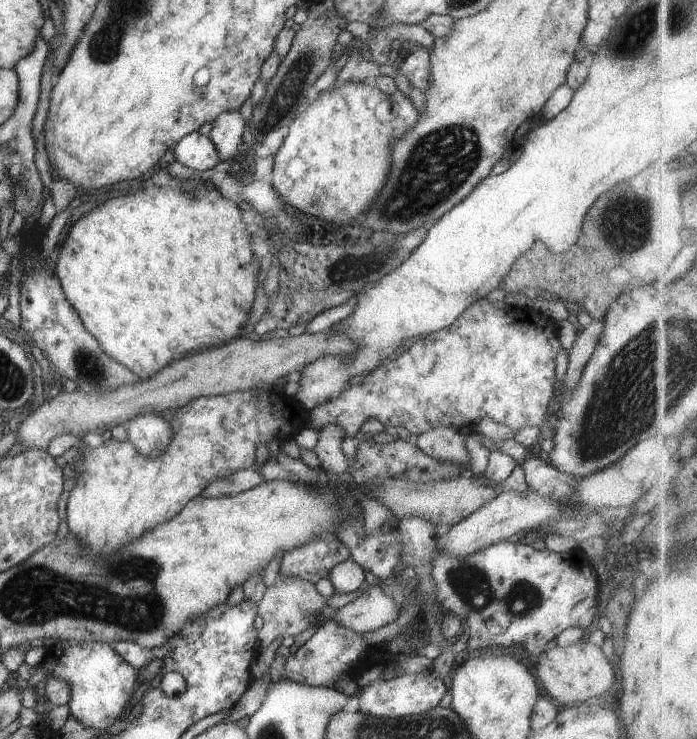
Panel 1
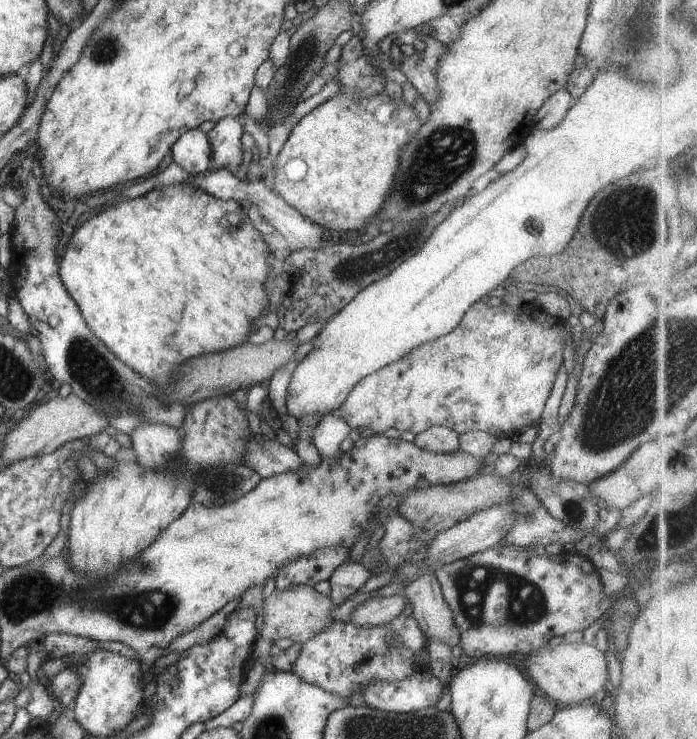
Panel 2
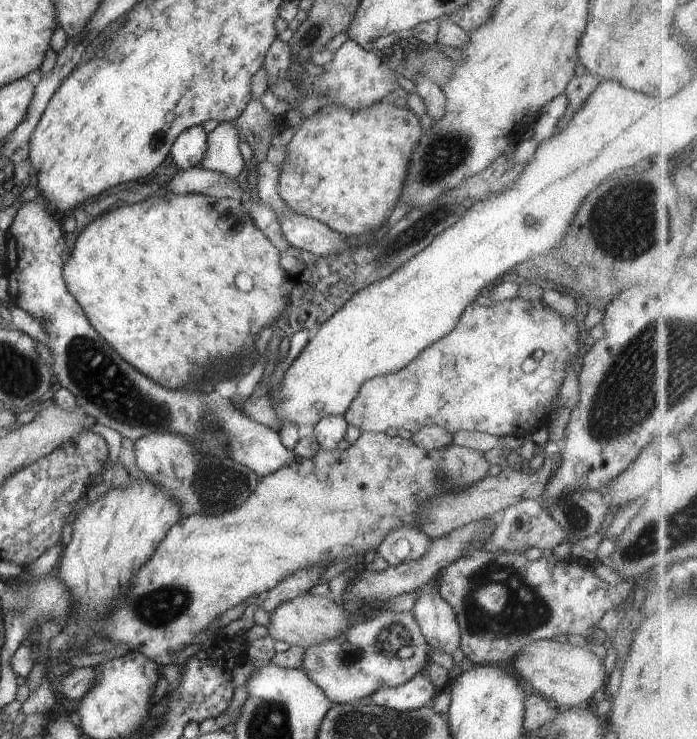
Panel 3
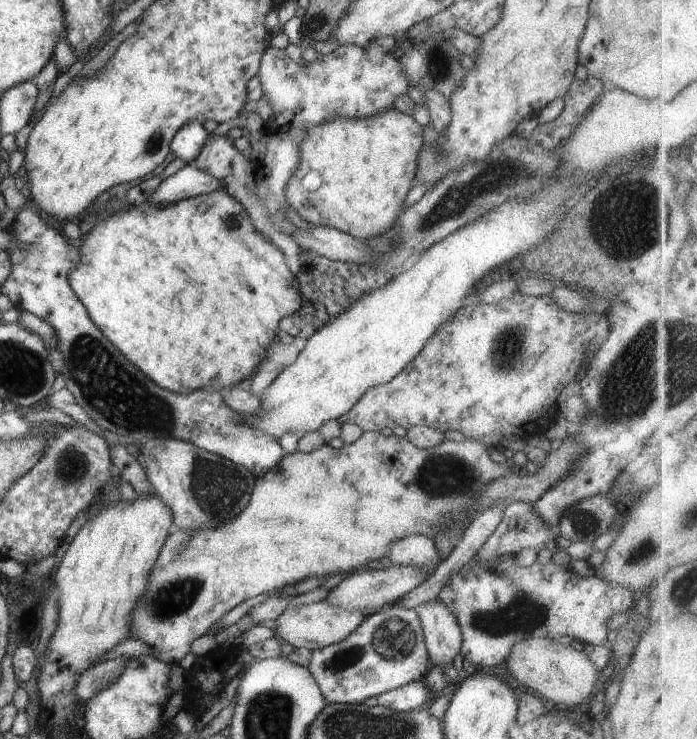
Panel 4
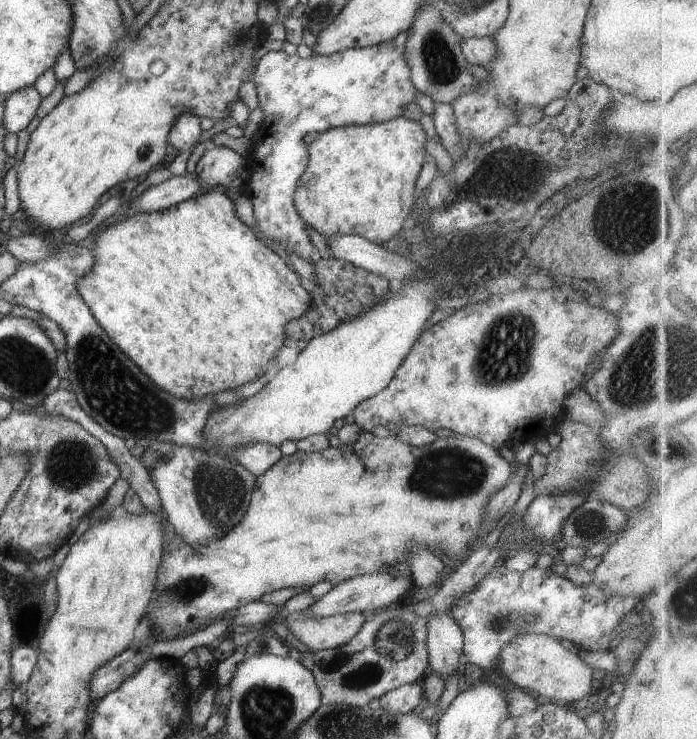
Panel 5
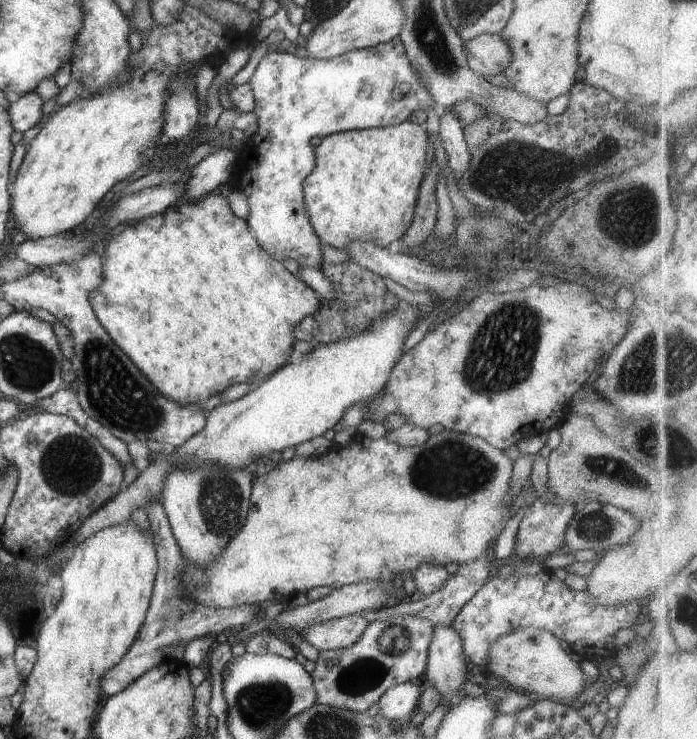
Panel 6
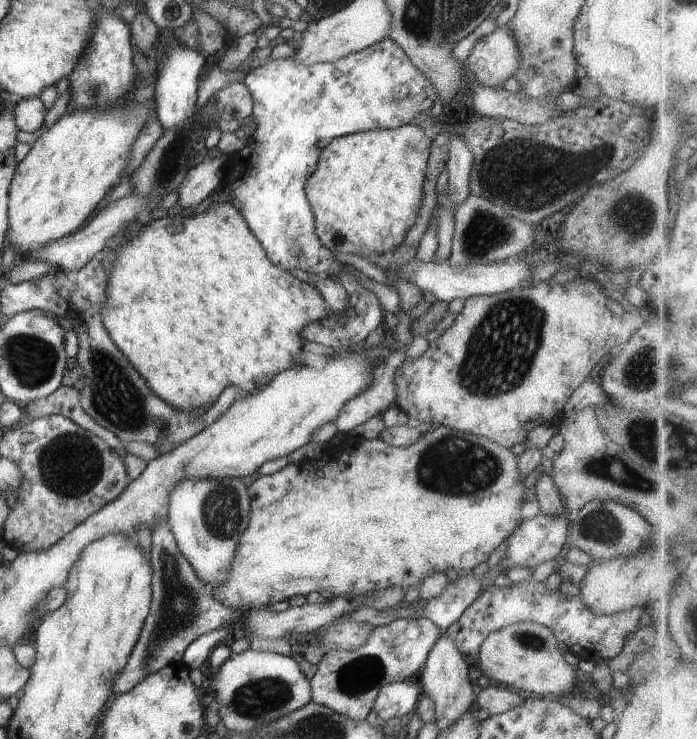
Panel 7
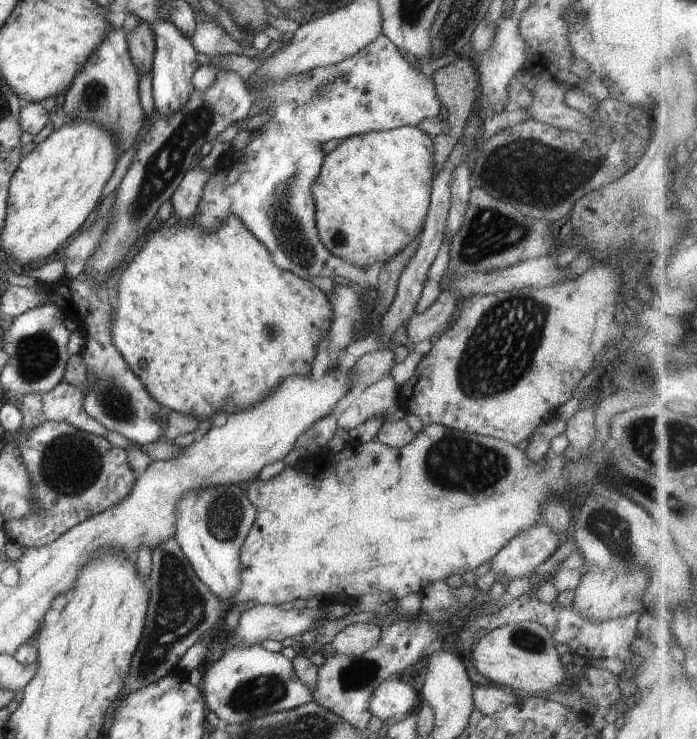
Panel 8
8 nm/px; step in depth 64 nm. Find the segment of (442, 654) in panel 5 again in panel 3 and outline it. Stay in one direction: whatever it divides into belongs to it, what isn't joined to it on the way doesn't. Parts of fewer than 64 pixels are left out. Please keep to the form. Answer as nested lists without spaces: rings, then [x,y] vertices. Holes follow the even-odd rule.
[[[428,583],[415,592],[413,616],[430,649],[454,653],[461,642],[461,631],[454,610],[444,601],[437,590]]]

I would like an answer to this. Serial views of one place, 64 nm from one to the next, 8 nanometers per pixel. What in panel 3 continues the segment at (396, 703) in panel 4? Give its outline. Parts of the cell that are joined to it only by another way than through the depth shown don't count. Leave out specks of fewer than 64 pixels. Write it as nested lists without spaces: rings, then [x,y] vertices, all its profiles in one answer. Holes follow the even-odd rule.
[[[425,672],[396,687],[381,687],[371,696],[374,705],[395,712],[416,711],[432,705],[441,692]]]

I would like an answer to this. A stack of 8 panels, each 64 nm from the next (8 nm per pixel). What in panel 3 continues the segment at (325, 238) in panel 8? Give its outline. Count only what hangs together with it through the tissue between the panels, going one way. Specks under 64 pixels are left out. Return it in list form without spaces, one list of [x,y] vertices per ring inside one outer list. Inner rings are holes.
[[[387,99],[366,106],[358,111],[349,110],[348,107],[339,103],[328,103],[316,111],[314,115],[302,120],[302,125],[295,130],[294,137],[285,147],[287,158],[280,167],[280,178],[278,178],[279,182],[277,185],[278,193],[282,201],[284,201],[293,212],[309,217],[310,219],[315,219],[325,226],[328,226],[331,230],[338,232],[340,235],[358,236],[358,234],[376,230],[380,228],[382,224],[386,224],[385,222],[388,216],[390,216],[390,213],[394,210],[395,205],[398,204],[401,198],[409,157],[411,156],[412,150],[416,147],[416,144],[420,141],[422,134],[423,130],[421,129],[419,117],[413,114],[408,108],[394,105],[388,102]]]

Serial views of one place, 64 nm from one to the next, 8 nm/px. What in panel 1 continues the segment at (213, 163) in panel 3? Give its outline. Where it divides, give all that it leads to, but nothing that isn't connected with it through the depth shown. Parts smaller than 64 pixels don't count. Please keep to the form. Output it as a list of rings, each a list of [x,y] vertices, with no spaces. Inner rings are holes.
[[[239,111],[222,112],[214,120],[208,138],[215,145],[222,161],[228,160],[232,156],[238,158],[237,162],[241,159],[242,138],[247,130],[247,123],[244,122]]]

